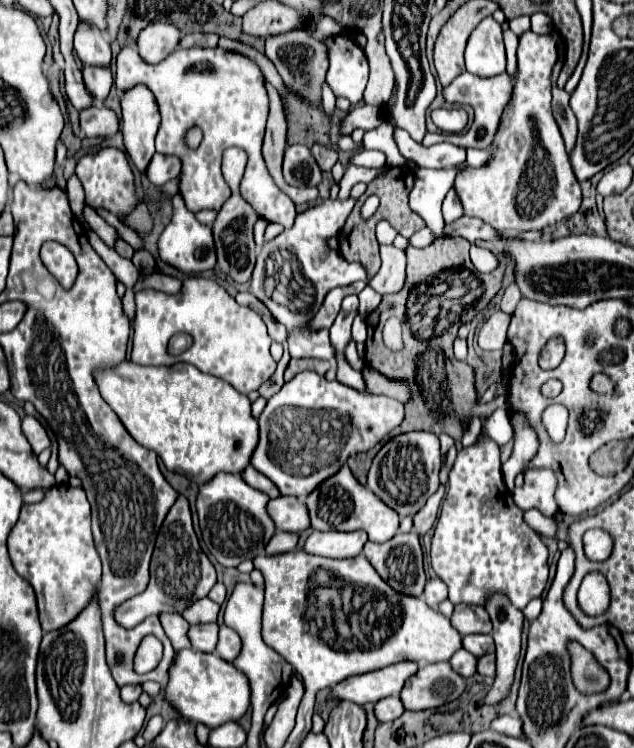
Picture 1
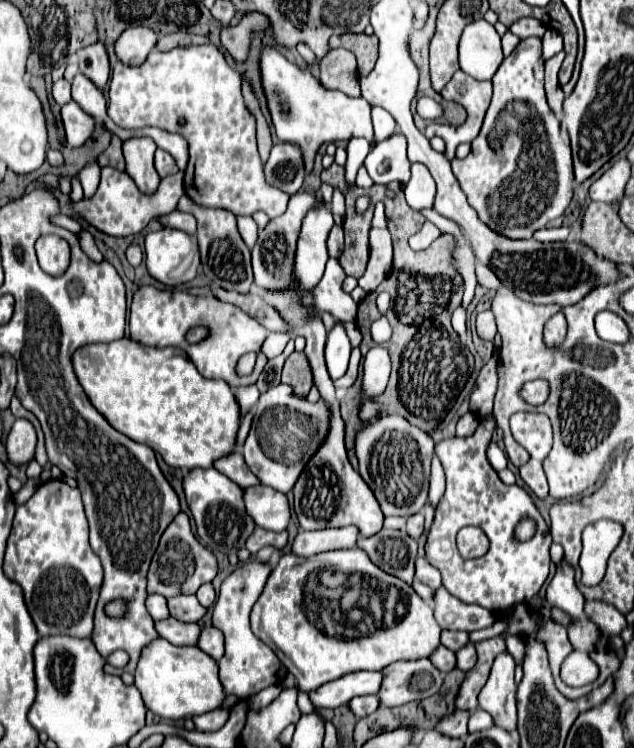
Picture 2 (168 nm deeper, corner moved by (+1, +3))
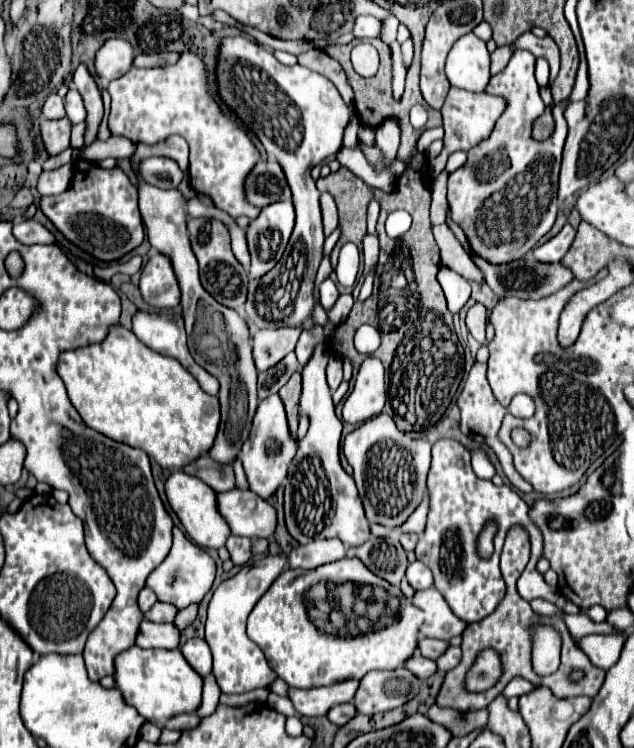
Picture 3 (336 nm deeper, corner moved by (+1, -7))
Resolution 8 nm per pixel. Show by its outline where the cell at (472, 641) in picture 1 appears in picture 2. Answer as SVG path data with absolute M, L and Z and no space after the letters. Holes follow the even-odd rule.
M442 631L440 633L440 645L448 647L448 649L460 649L468 643L468 633L464 631Z

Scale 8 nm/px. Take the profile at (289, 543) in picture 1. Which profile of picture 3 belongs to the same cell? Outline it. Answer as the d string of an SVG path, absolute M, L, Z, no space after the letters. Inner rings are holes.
M230 537L226 543L226 549L232 555L234 565L246 565L252 559L252 545L254 541L250 537Z

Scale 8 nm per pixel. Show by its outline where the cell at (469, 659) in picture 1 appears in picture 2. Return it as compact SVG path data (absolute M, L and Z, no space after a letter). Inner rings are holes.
M438 647L436 653L432 653L432 657L428 657L432 661L432 665L436 665L436 669L440 669L442 673L448 673L450 669L456 667L456 659L454 659L454 651L446 649L446 647Z

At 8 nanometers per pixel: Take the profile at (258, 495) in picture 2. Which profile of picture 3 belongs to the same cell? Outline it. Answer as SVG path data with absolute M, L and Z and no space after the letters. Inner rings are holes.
M232 489L226 493L218 493L220 513L228 519L232 527L232 535L242 535L250 539L272 539L276 531L276 509L252 495L248 489Z

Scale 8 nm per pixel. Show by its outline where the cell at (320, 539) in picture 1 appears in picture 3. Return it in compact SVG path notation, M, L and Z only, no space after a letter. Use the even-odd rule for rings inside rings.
M316 539L292 549L288 561L292 569L314 569L342 557L346 557L346 547L340 539Z

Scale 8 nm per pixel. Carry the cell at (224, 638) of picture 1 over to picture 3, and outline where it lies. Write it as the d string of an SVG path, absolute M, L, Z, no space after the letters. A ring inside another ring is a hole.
M190 639L180 649L182 649L182 655L186 657L186 661L202 677L210 675L210 671L212 671L212 651L210 651L210 647L208 647L208 643L204 639Z

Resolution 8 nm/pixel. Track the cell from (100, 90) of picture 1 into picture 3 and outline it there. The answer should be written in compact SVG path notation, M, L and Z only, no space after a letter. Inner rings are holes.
M70 87L64 103L66 103L66 115L72 123L82 123L86 119L86 107L80 99L80 93L74 87Z

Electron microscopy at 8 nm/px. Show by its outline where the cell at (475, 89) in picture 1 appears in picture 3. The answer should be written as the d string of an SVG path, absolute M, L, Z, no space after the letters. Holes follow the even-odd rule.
M452 87L448 91L446 103L442 107L444 131L446 131L446 135L444 135L444 149L442 149L442 153L436 159L428 161L430 179L436 179L444 171L450 153L454 153L454 151L470 151L474 145L484 141L490 135L496 119L502 115L502 111L504 111L504 99L500 99L496 95L490 95L490 93L472 93L472 91L466 91L466 89Z

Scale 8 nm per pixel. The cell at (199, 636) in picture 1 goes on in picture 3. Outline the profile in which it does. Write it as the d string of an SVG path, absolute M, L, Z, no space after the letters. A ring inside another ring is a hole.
M144 619L140 623L140 635L138 635L136 645L142 649L178 649L180 631L174 625L152 623Z

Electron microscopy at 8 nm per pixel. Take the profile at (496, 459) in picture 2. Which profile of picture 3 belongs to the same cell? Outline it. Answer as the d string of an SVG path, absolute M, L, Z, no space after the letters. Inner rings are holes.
M482 449L472 451L472 467L480 479L492 479L496 475L496 467L492 465L488 453Z

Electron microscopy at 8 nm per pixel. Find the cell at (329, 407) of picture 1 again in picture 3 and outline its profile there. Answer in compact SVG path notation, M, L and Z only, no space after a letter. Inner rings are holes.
M280 395L266 397L258 405L250 437L244 441L242 451L240 451L240 461L244 463L244 471L246 471L250 489L256 495L260 495L262 499L270 499L276 493L276 489L284 483L286 473L288 473L288 465L294 459L296 451L298 451L298 439L290 433L286 411L284 411Z

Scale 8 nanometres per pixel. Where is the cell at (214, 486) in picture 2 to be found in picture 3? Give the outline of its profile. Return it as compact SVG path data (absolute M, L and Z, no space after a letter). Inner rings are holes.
M174 471L166 481L166 495L174 513L180 517L184 529L200 547L220 549L226 545L226 539L232 535L232 531L230 531L228 521L218 511L216 491L212 487L208 487L204 481L196 479L194 475L188 475L184 471Z

